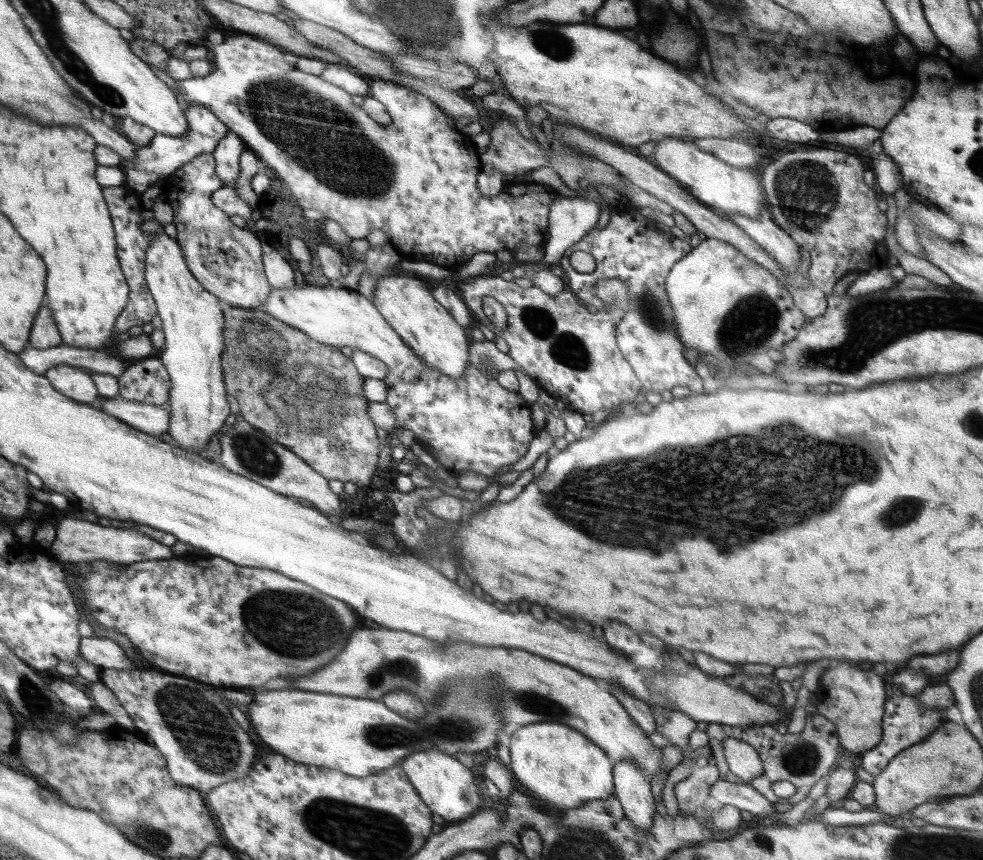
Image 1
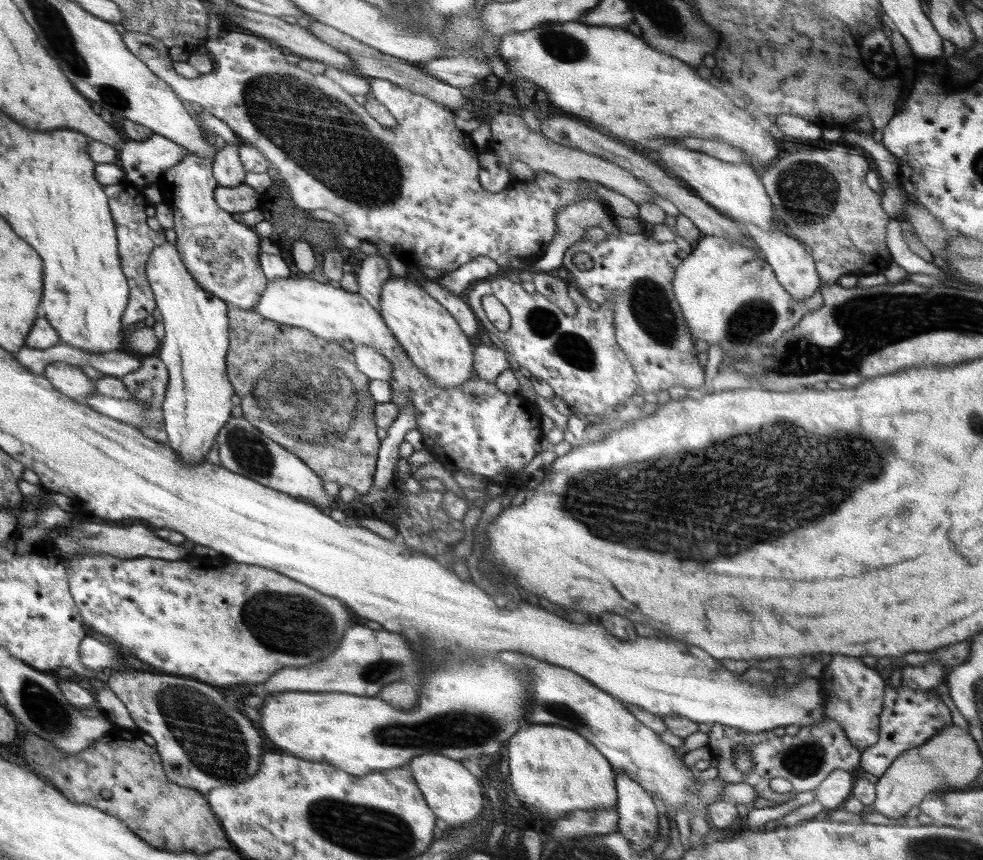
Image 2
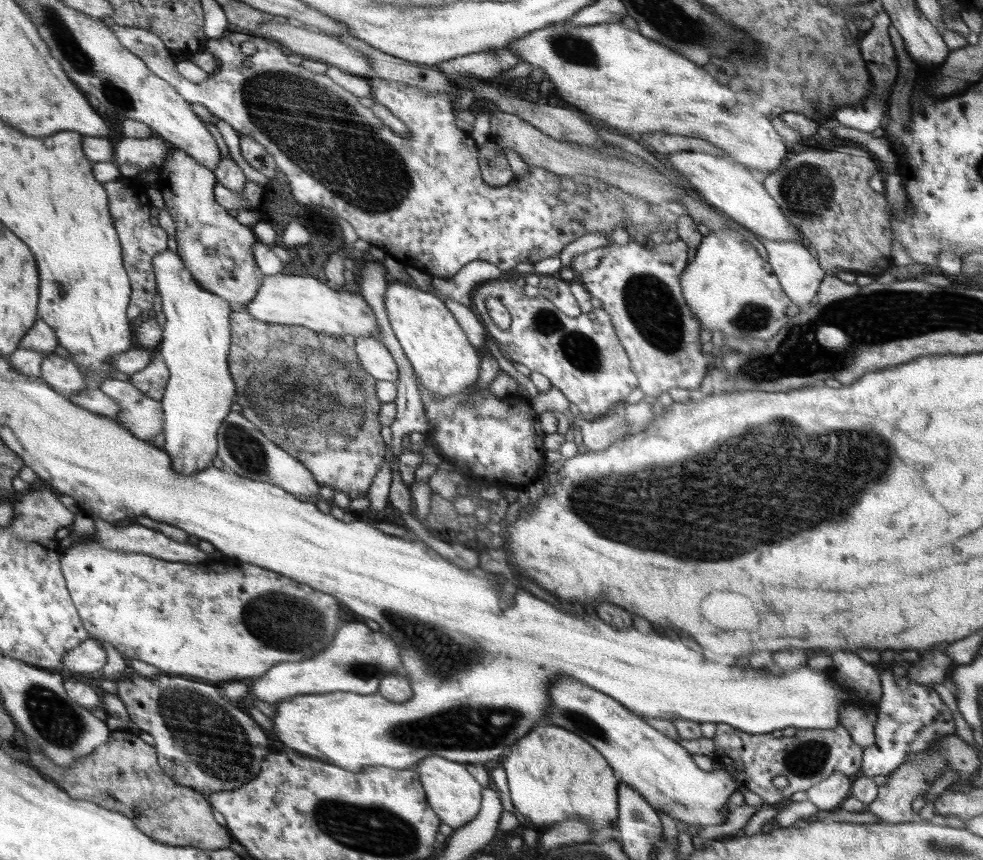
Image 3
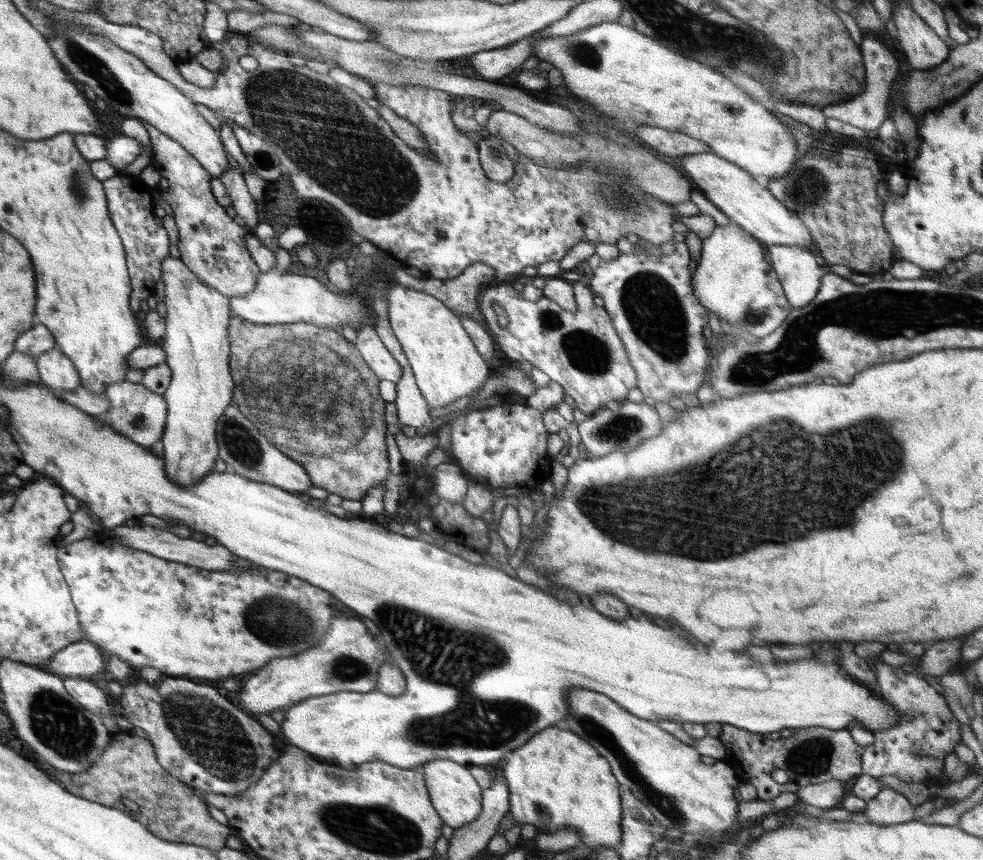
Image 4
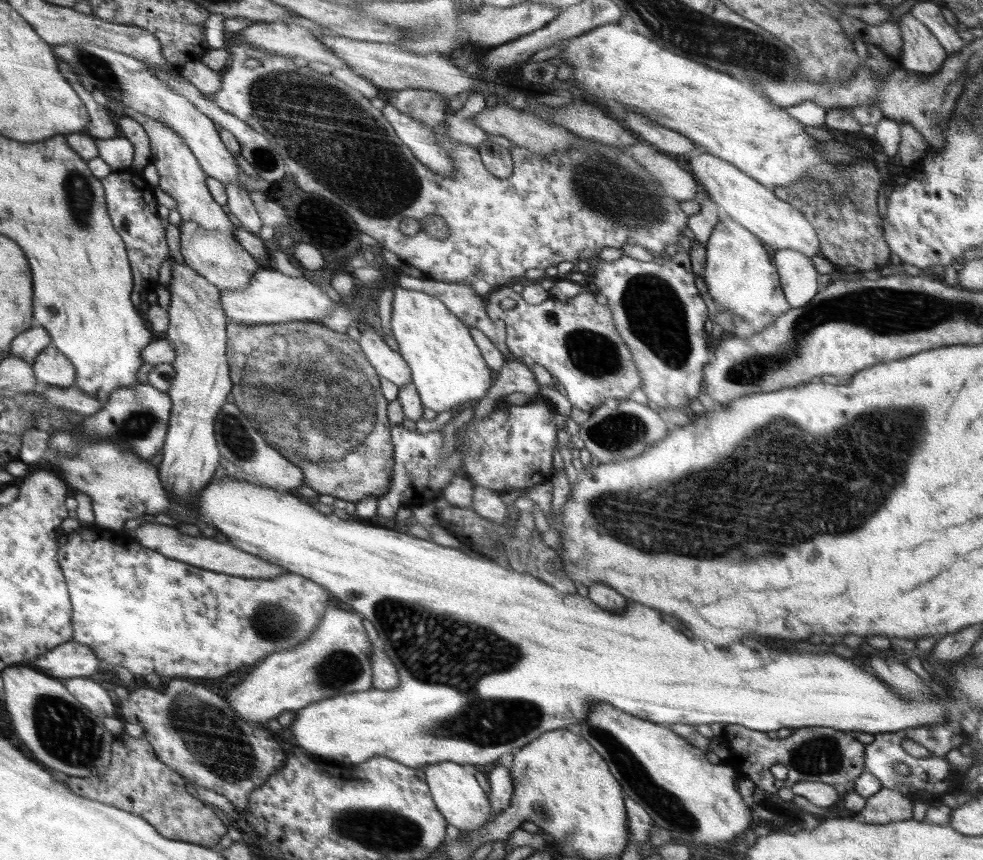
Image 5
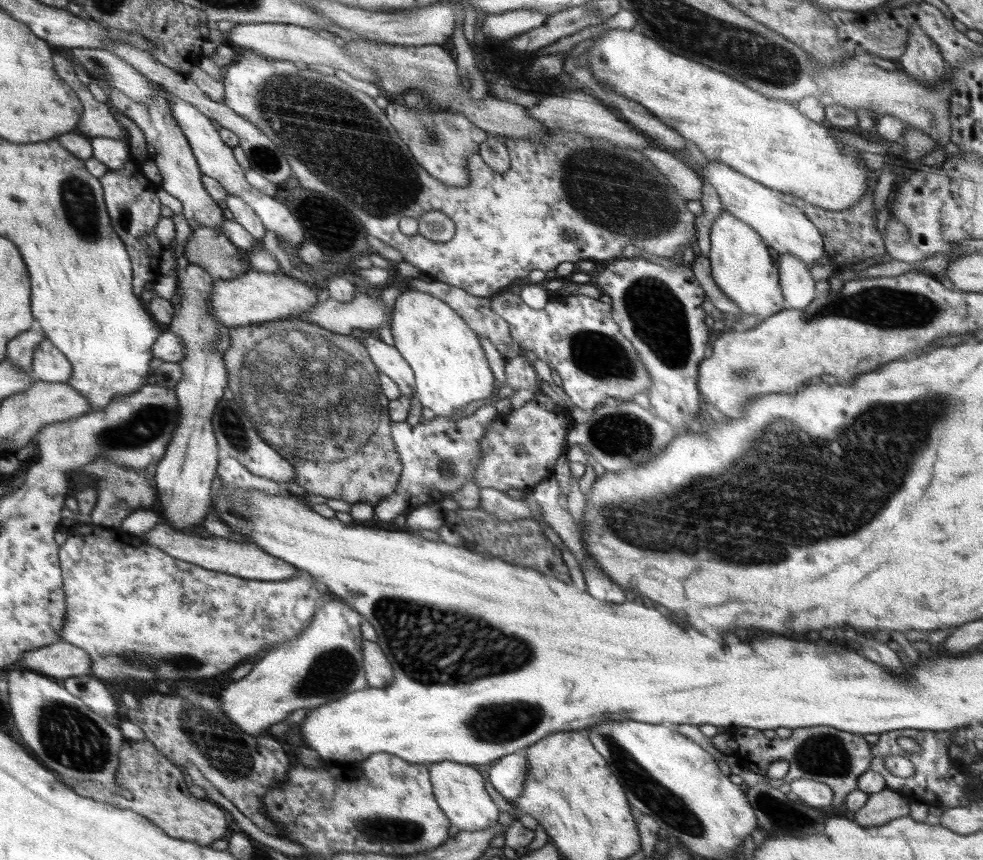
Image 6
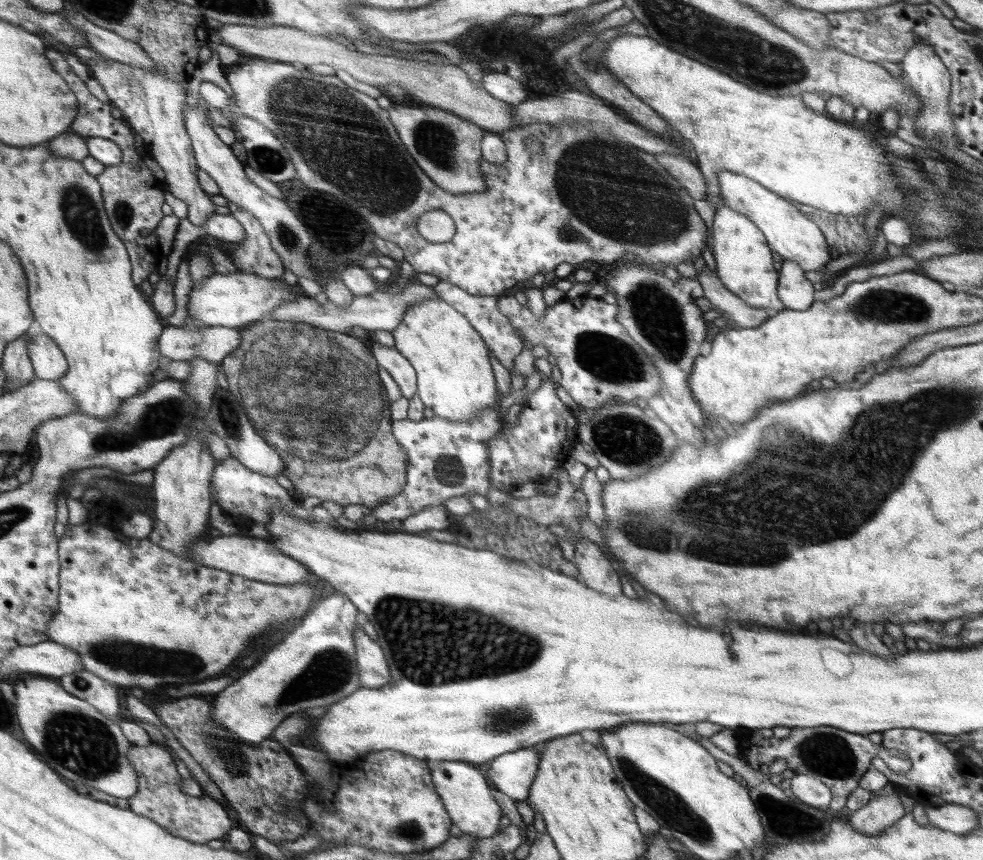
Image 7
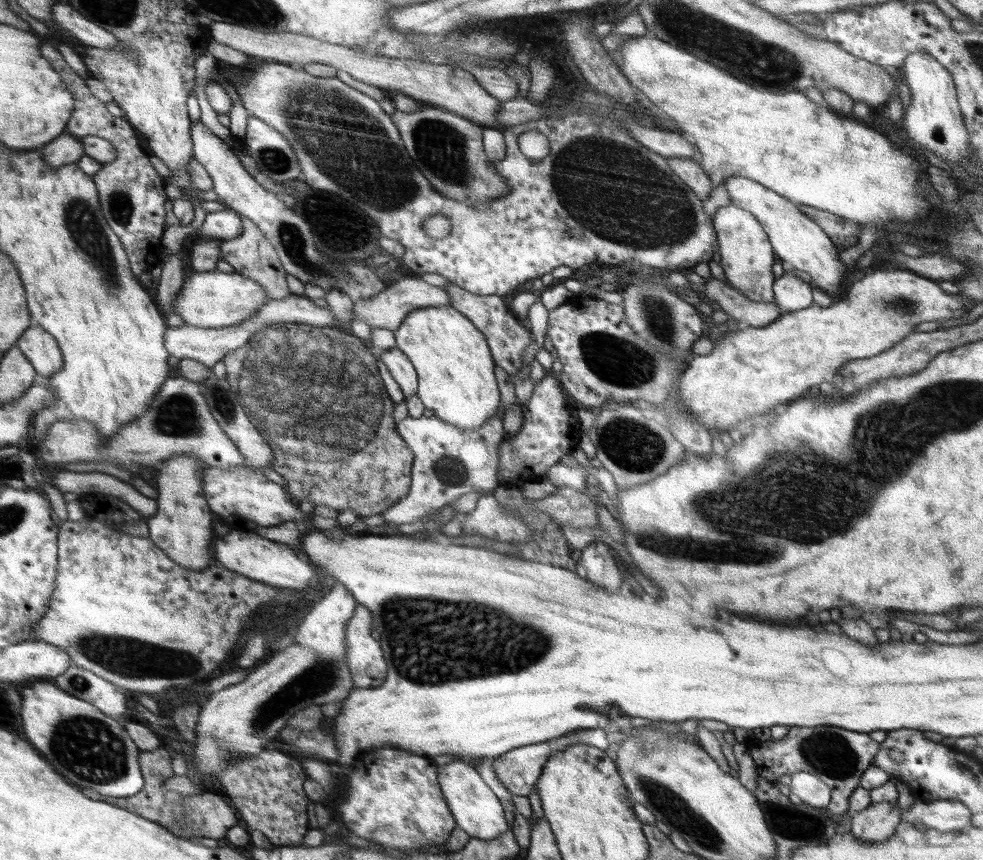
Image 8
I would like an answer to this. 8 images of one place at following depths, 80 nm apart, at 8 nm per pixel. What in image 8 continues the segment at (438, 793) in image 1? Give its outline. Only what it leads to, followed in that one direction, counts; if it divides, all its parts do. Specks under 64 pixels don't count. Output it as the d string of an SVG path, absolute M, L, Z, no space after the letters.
M452 760L440 765L440 786L444 786L443 794L448 794L448 806L452 806L455 821L460 822L460 828L470 837L492 840L508 830L508 822L504 818L504 808L496 794L484 784L480 774L468 764Z

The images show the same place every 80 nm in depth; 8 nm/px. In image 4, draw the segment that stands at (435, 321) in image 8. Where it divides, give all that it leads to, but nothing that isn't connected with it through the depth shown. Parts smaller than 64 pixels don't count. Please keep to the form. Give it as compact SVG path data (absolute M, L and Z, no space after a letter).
M405 286L388 289L388 319L410 363L416 384L432 407L450 404L456 398L472 394L489 380L488 366L474 348L470 335L450 307L426 292Z

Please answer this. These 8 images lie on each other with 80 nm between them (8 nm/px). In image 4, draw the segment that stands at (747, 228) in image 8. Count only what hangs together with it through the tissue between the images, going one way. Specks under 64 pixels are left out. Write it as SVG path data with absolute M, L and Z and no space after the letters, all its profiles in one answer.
M737 225L727 227L716 226L708 238L703 240L702 256L698 266L691 274L693 295L707 312L716 314L720 321L725 320L734 333L752 334L759 339L772 334L788 317L794 308L785 297L781 282L774 272L773 266L764 259L764 244L747 230Z

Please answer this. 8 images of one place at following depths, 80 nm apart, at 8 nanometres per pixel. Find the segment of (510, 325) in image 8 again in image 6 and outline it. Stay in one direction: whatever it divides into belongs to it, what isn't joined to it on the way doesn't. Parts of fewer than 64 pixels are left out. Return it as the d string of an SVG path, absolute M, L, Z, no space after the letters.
M434 276L433 280L430 282L425 282L419 278L408 278L406 281L410 289L431 294L450 306L450 308L466 322L468 328L472 329L472 331L476 332L478 335L482 335L484 338L490 340L498 349L498 352L505 358L506 362L521 354L518 344L516 344L515 340L512 340L510 336L510 326L506 323L506 320L502 319L501 316L498 316L497 313L491 309L490 297L479 297L468 294L461 288L438 280L436 276Z

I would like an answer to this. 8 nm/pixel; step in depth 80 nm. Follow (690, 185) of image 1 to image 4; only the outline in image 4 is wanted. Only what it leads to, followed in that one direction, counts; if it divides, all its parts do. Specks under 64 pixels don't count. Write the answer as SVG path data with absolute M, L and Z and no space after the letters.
M712 152L686 155L680 166L708 201L716 206L737 226L767 246L798 246L813 251L815 244L804 223L776 200L765 184L756 180L747 170Z

